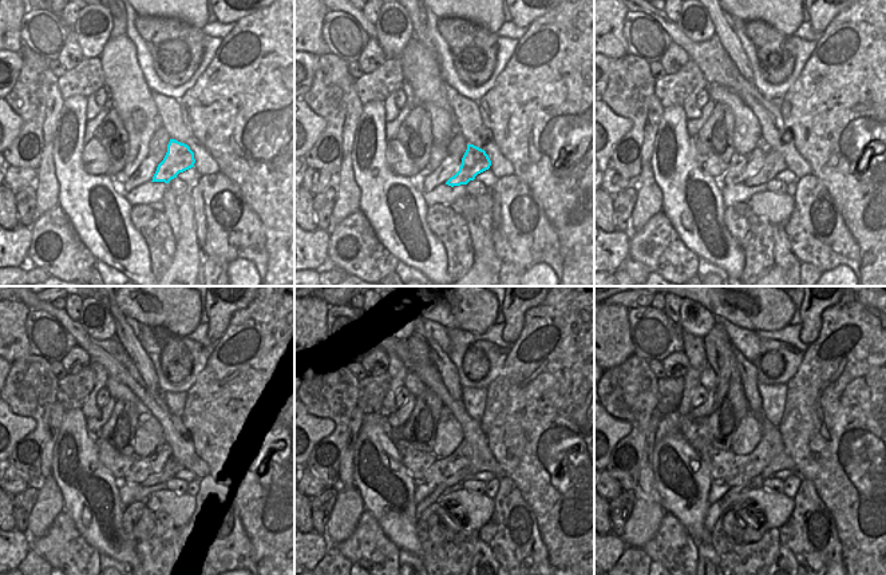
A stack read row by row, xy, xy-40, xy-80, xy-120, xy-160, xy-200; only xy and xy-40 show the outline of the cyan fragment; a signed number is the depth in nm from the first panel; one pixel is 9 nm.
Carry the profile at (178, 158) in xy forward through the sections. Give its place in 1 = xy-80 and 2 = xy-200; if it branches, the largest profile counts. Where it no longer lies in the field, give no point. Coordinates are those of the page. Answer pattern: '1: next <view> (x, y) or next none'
1: next xy-80 (774, 163)
2: next xy-200 (716, 508)

